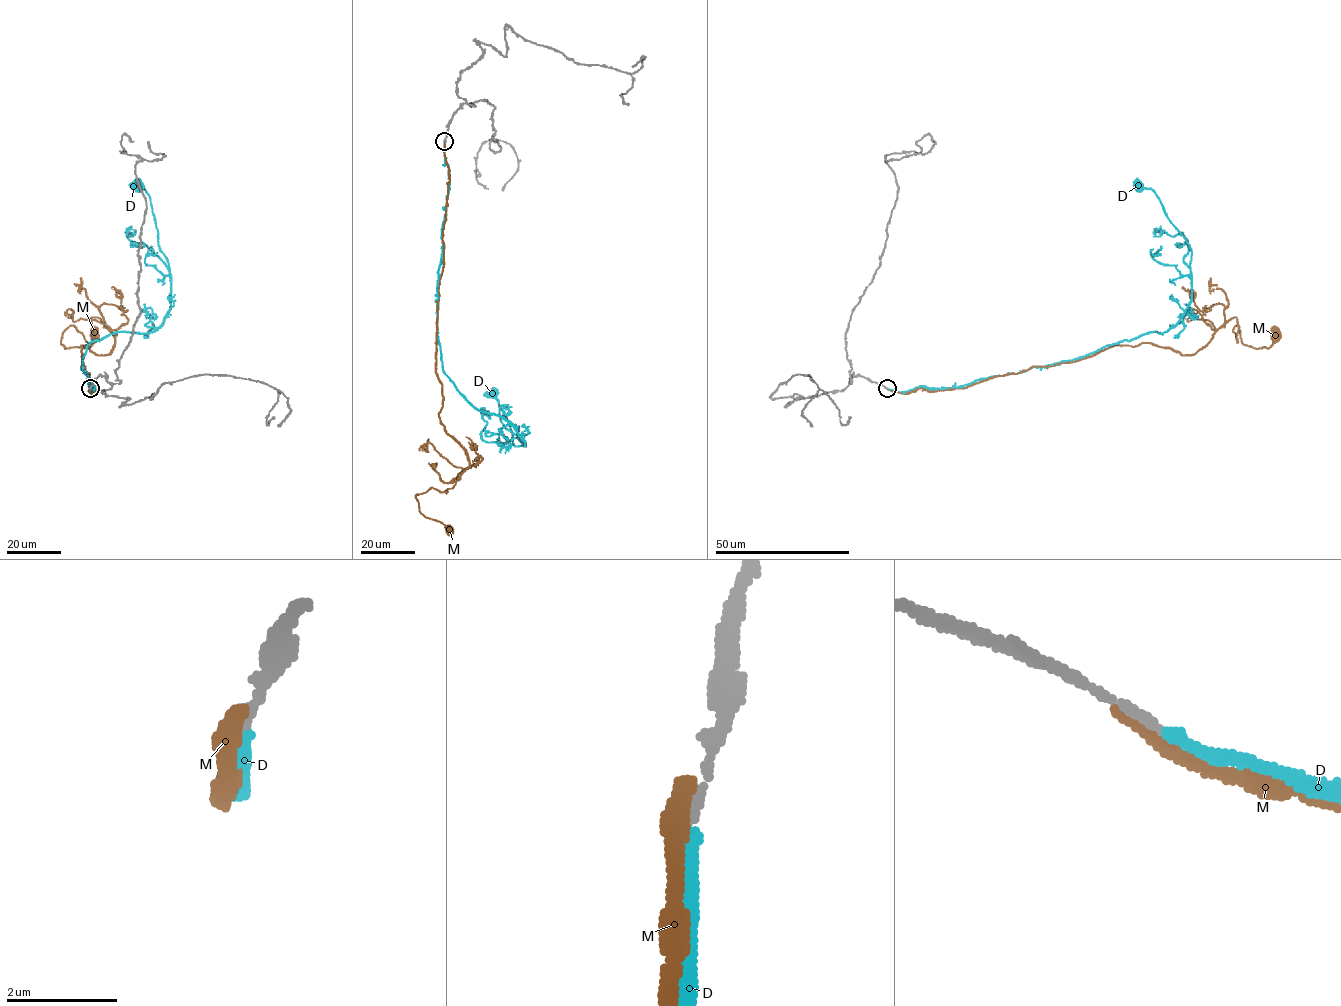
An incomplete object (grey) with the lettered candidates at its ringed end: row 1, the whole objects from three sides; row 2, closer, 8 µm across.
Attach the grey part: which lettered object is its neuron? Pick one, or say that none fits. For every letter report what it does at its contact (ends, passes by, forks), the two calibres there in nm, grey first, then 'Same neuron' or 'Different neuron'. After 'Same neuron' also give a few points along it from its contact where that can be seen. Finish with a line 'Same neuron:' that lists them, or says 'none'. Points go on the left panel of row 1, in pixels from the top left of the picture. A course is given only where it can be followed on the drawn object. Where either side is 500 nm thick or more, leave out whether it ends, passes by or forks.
D: It ends there. Thickness 240 nm (grey) against 240 nm. Same neuron. Its course: (90, 388), (82, 367), (88, 344), (112, 333), (152, 332), (170, 308), (169, 262), (150, 196), (137, 185)
M: It ends there. Thickness 240 nm (grey) against 360 nm. Different neuron
Same neuron: D

